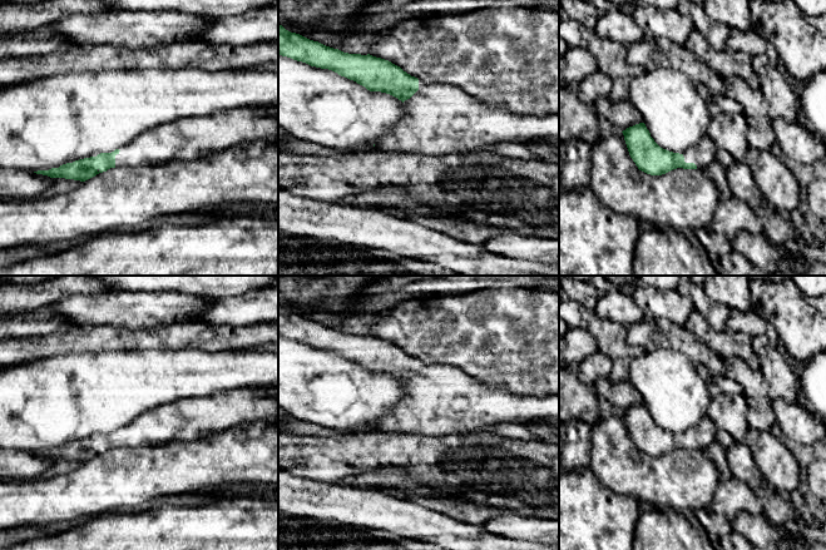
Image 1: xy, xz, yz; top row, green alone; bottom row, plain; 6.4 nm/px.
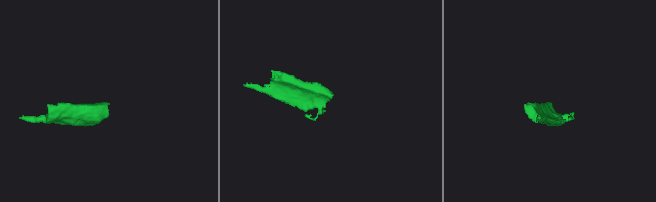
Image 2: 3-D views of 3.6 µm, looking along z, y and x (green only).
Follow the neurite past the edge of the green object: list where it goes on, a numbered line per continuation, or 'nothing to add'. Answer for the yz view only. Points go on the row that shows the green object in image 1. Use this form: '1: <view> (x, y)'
1: yz (703, 153)

